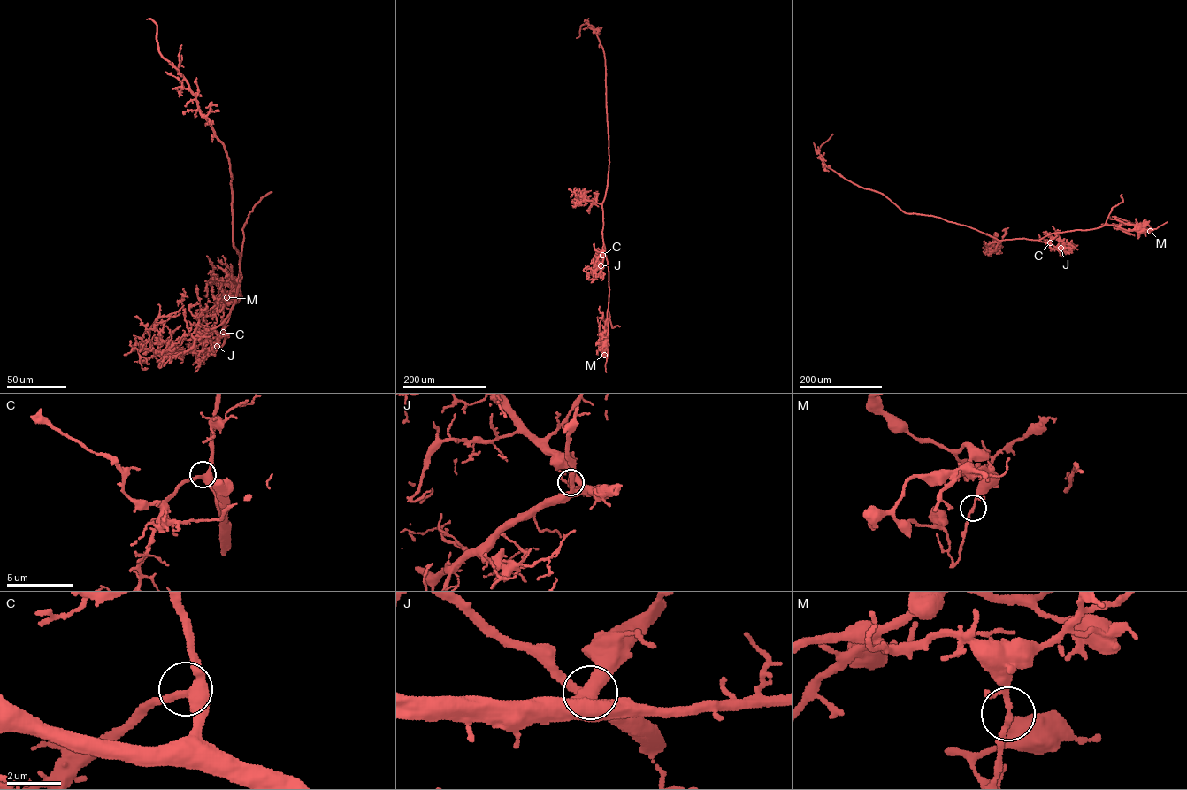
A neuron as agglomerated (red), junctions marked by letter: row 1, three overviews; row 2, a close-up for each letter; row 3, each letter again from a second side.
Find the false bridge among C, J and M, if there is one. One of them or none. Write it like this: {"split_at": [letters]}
{"split_at": ["M"]}

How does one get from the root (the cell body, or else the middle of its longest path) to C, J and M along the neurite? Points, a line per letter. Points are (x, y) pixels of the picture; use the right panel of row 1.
C: (976, 230), (999, 240), (1024, 238), (1050, 242)
J: (976, 230), (999, 240), (1024, 238), (1060, 248)
M: (976, 230), (999, 240), (1038, 240), (1052, 233), (1092, 229), (1105, 225), (1139, 232), (1150, 231)

